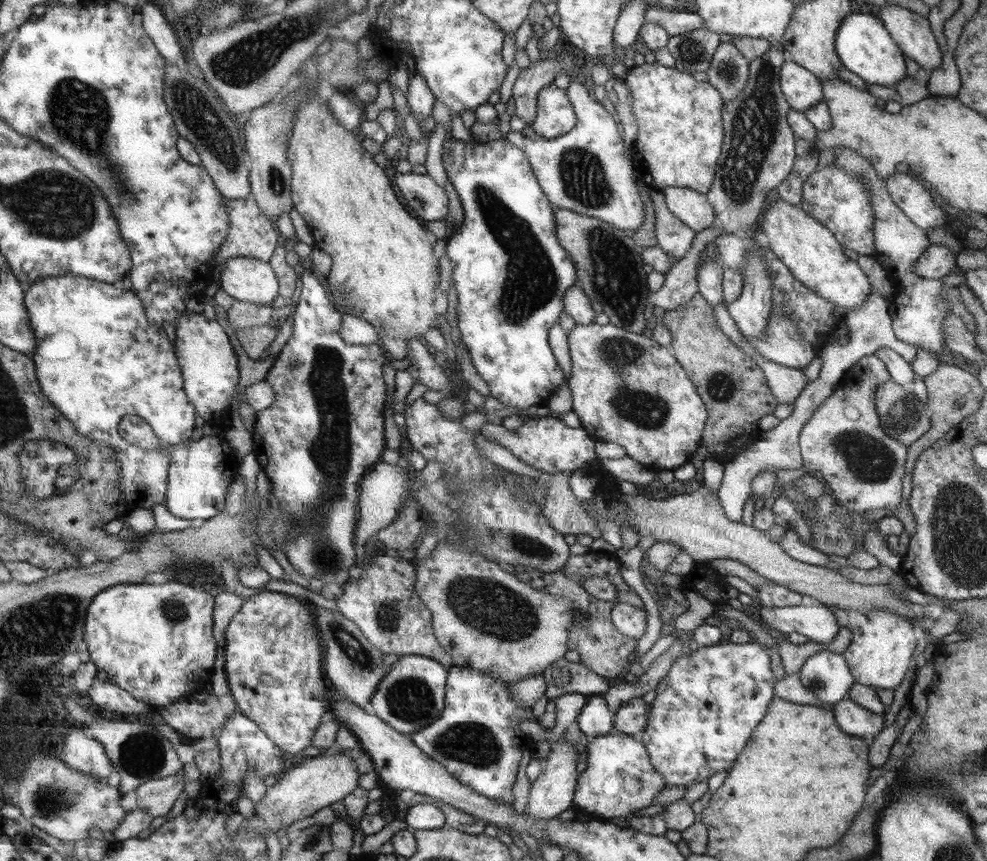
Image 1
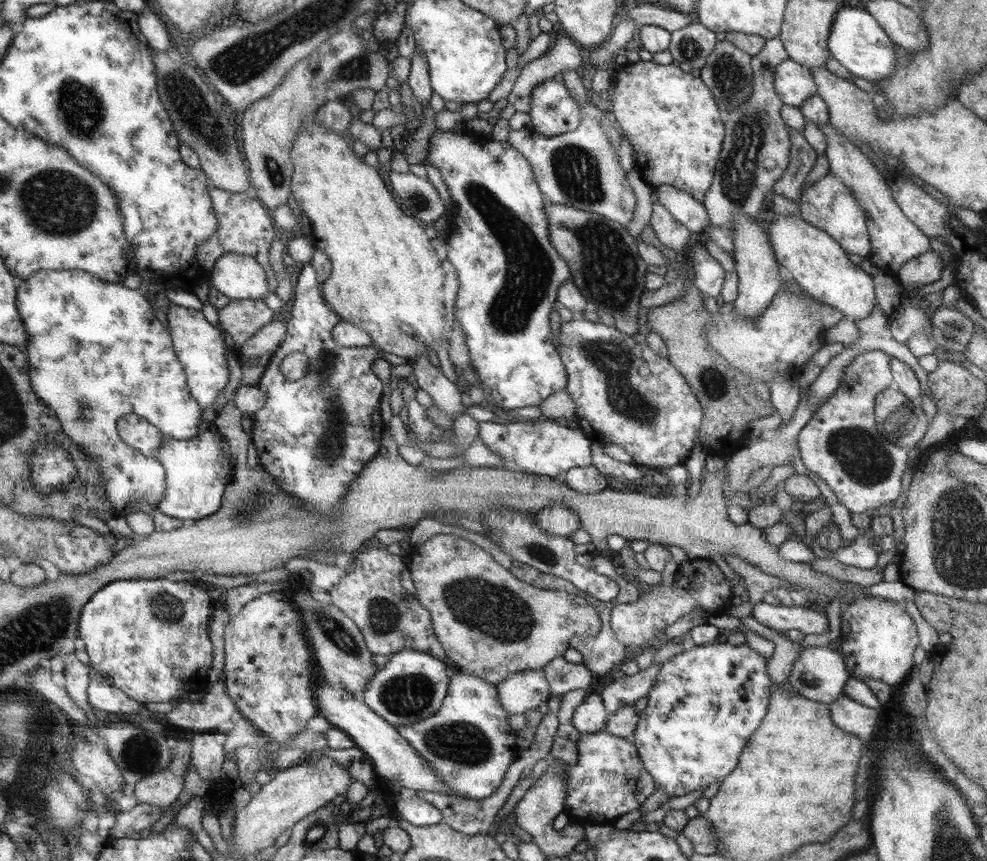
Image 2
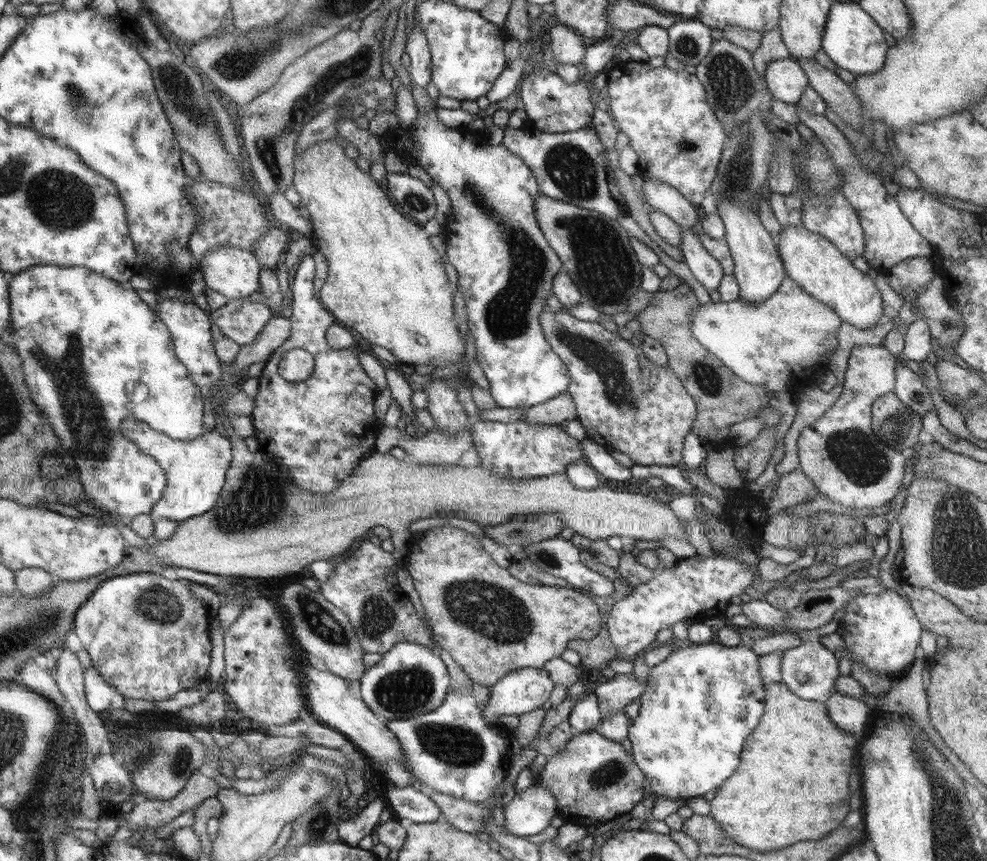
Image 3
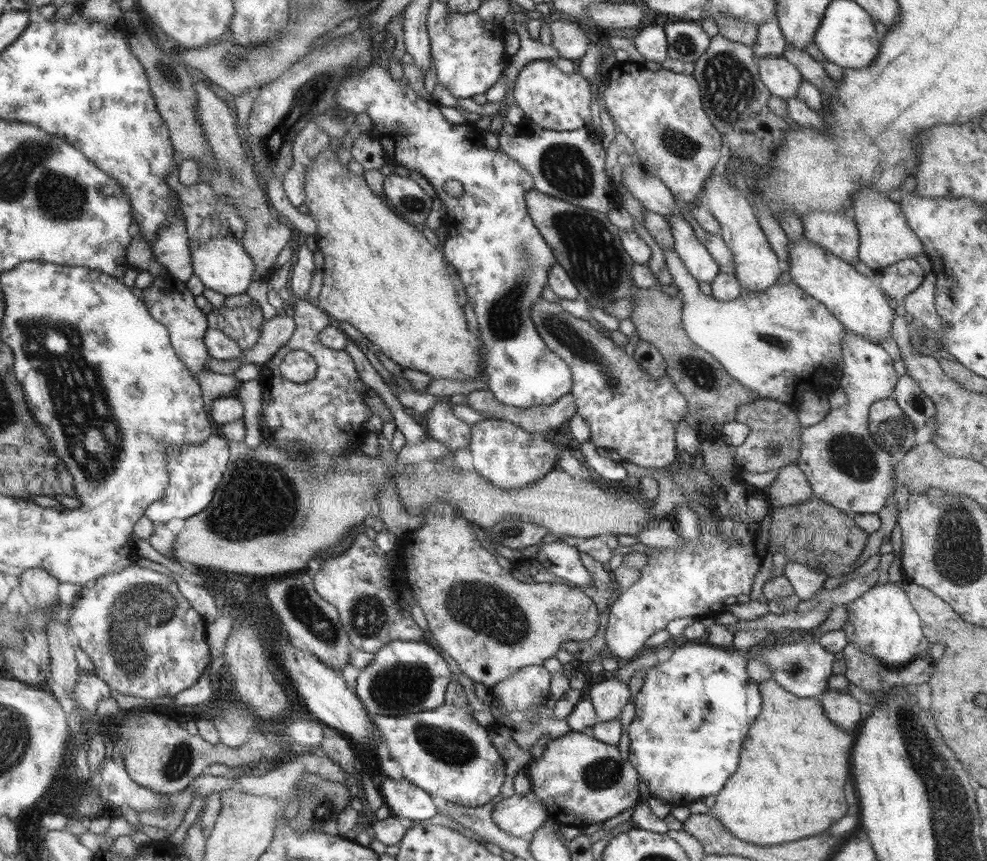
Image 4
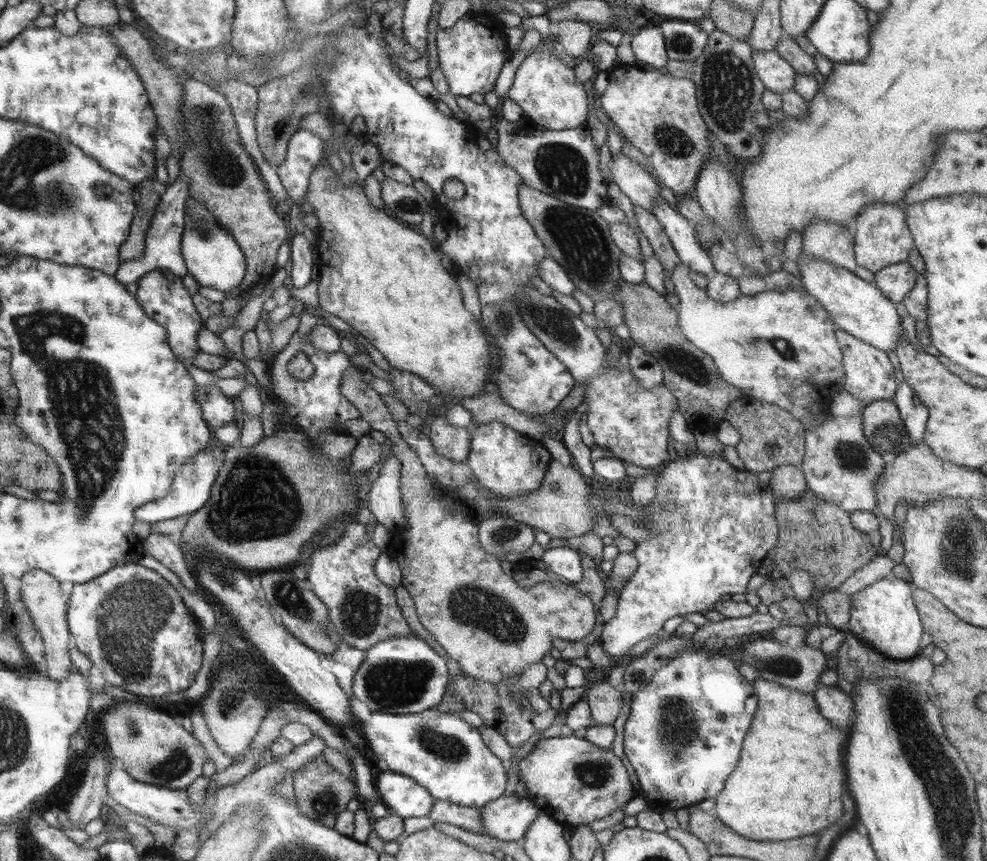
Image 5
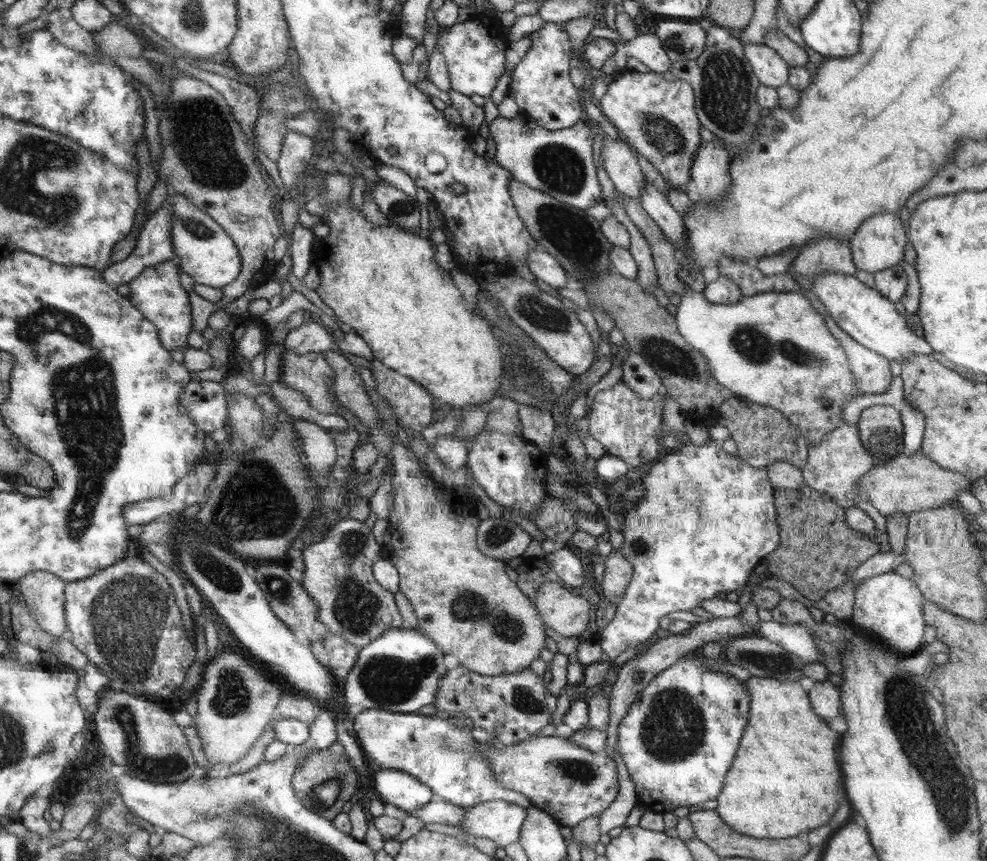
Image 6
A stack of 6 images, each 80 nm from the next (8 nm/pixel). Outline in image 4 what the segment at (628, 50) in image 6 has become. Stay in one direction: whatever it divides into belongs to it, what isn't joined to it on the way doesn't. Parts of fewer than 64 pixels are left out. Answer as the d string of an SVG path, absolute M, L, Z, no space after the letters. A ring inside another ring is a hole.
M650 25L639 30L634 38L634 46L646 60L652 62L661 64L669 56L669 41L665 27L659 25Z

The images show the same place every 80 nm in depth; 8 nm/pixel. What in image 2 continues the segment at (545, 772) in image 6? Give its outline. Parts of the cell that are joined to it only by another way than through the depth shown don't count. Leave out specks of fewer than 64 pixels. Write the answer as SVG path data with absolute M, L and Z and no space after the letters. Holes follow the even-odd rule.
M598 693L587 696L573 712L571 725L581 735L576 742L577 763L567 766L568 797L564 812L570 818L570 824L584 827L616 822L624 814L640 809L657 792L656 779L641 762L636 743L604 730L609 715Z

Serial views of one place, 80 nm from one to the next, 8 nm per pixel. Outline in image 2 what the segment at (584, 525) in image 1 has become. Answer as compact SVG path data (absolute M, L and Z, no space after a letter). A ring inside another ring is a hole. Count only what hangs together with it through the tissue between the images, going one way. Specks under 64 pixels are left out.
M553 504L539 510L536 515L537 526L548 535L568 537L571 532L581 528L577 514L567 506Z

